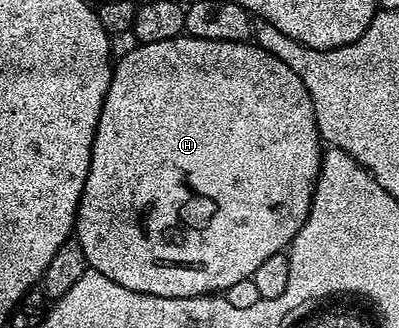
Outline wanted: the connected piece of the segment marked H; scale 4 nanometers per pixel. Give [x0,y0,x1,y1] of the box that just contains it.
[73,33,324,299]

